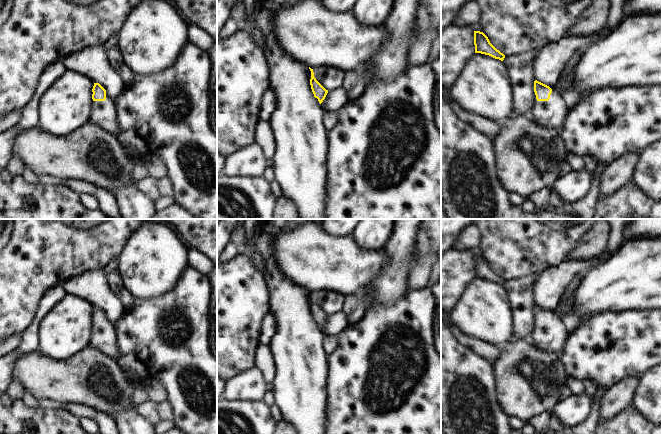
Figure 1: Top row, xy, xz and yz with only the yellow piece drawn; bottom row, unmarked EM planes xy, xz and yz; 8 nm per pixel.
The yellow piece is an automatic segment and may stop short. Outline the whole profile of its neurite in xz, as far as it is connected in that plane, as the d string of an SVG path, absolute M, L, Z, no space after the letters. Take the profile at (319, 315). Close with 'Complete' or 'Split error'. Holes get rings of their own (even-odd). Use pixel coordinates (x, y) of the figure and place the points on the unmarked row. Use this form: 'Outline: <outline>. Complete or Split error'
Outline: M309 291L311 295L311 303L310 303L310 309L312 316L314 318L314 321L318 323L319 327L321 328L323 324L325 323L328 314L326 314L314 301L313 293Z. Complete.

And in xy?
Outline: M94 307L92 316L94 326L90 345L116 359L119 354L119 347L116 342L114 326L106 323L106 314L99 307Z. Split error.

